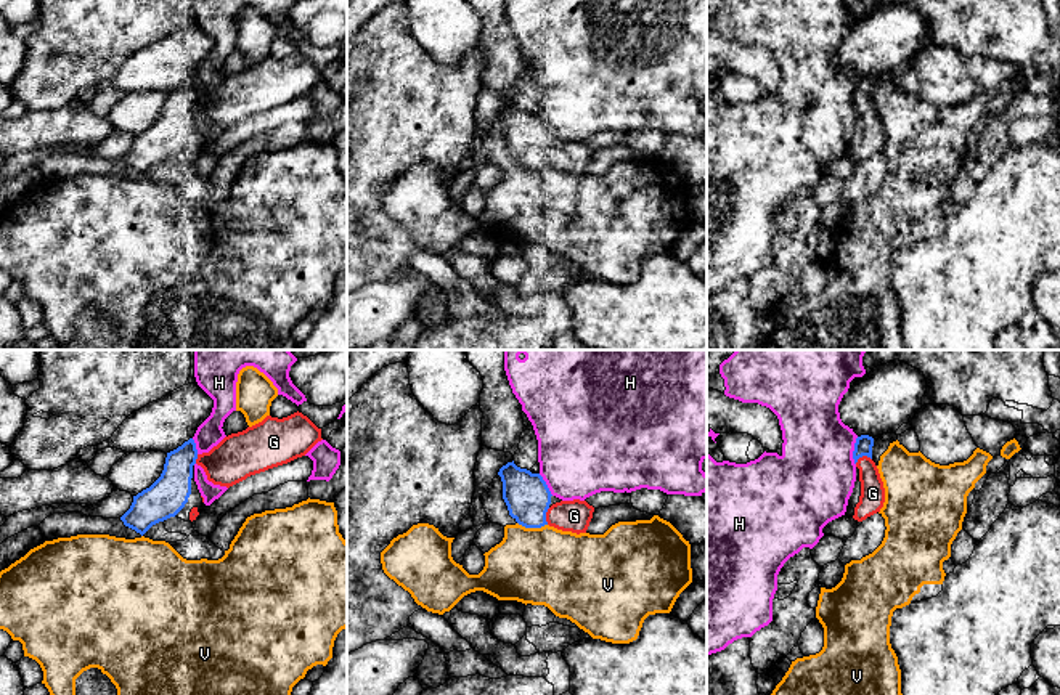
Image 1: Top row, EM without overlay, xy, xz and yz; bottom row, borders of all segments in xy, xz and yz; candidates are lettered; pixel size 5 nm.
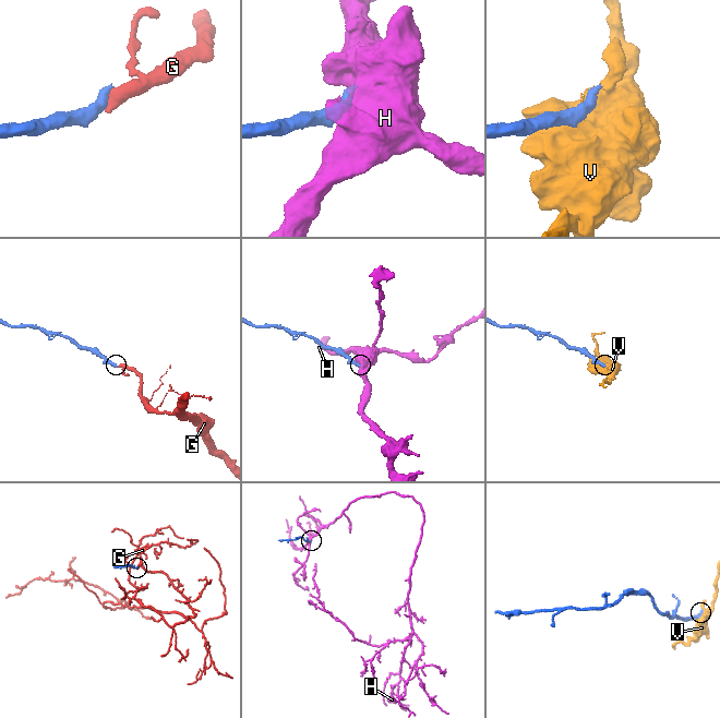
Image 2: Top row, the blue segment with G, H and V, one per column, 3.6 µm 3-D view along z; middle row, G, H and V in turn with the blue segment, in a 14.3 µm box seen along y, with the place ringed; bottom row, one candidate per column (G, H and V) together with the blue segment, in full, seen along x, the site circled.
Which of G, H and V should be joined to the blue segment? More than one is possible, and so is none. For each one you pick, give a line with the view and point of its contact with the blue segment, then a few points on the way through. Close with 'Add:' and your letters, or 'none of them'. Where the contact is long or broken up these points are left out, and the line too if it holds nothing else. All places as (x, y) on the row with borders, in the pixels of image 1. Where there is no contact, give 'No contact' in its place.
G: Touches blue at yz (863, 455)
Add: G

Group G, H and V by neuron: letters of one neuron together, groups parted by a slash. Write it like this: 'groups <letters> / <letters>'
groups G / H / V

